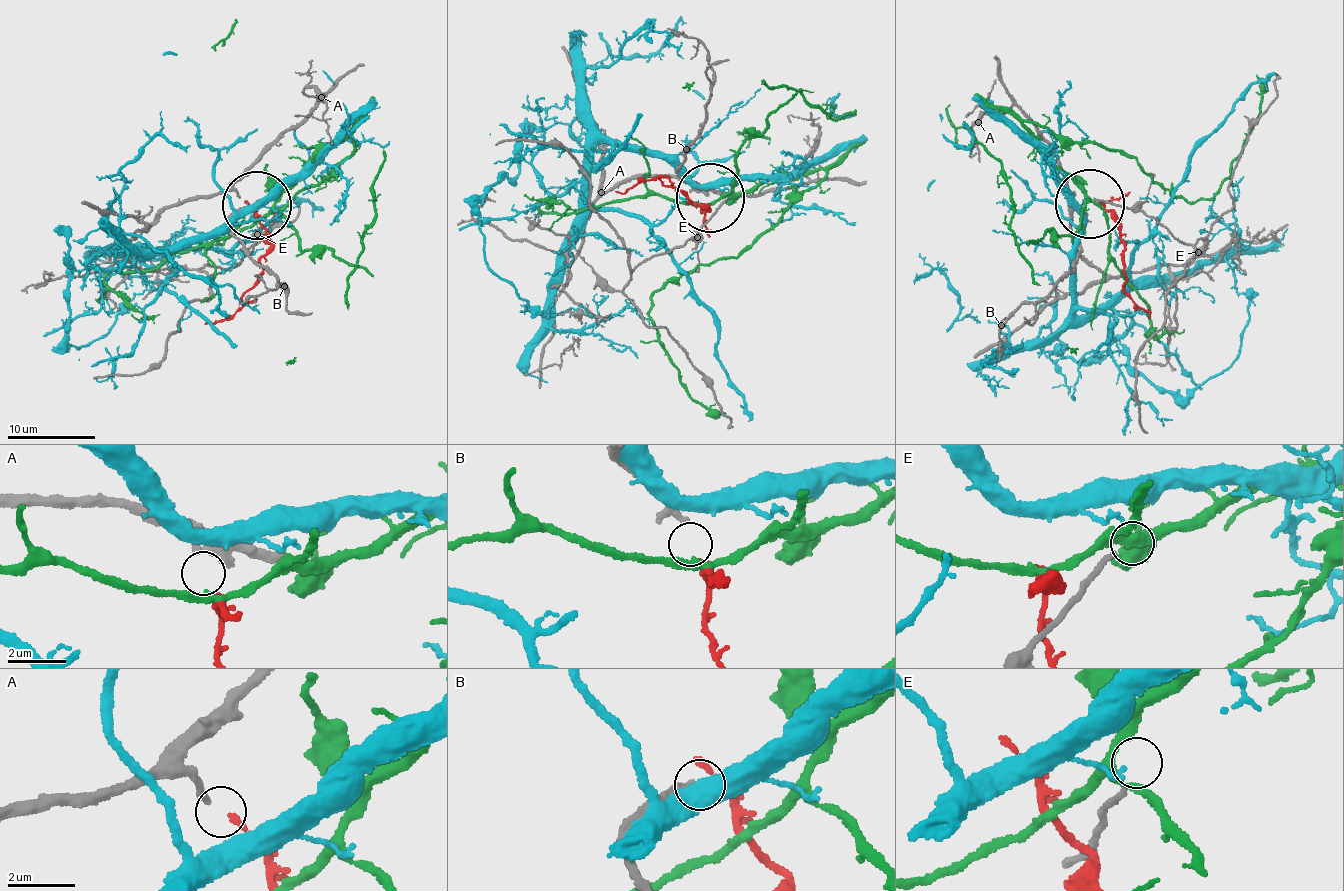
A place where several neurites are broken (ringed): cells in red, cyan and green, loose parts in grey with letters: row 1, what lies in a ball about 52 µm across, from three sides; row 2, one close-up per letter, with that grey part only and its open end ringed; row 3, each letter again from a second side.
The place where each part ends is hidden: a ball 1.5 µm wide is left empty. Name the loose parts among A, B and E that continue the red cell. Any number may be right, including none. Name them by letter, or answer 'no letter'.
A

